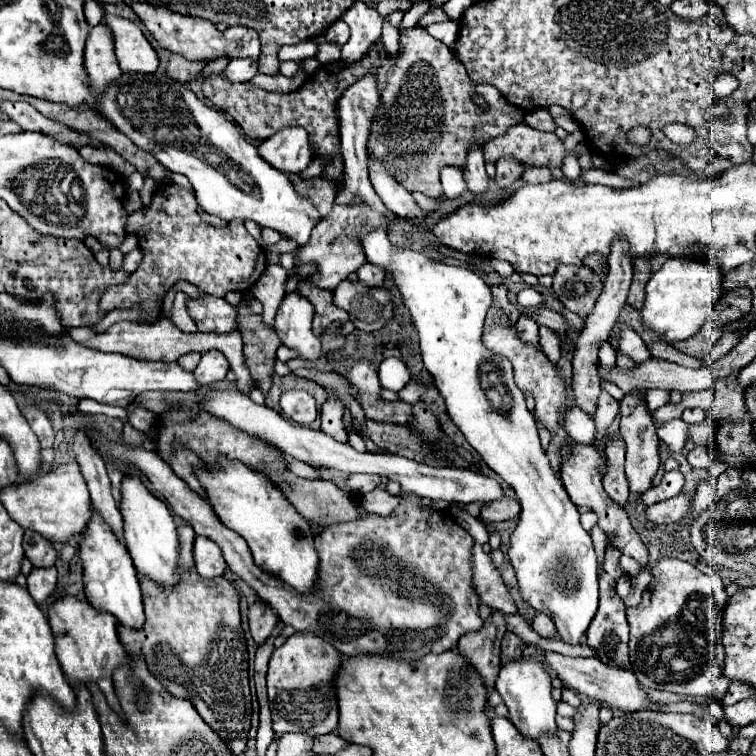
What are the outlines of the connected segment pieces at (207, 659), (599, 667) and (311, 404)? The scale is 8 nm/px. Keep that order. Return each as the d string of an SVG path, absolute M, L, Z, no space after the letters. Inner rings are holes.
M178 527L178 537L180 537L180 571L184 571L180 587L174 587L174 591L156 591L154 583L144 583L144 579L140 579L146 623L140 631L128 631L126 627L118 625L118 635L130 657L144 655L148 671L156 679L160 679L166 691L172 697L188 699L196 707L198 715L212 727L212 731L216 731L218 737L224 739L232 755L240 755L246 751L250 715L252 715L250 687L248 687L248 653L246 653L244 631L240 627L240 609L238 609L240 597L224 577L204 579L198 575L192 559L192 541L194 541L192 527Z
M540 651L540 655L544 657L544 663L556 671L556 675L560 677L562 685L568 689L574 689L582 695L588 695L592 699L598 699L602 703L606 703L610 709L614 711L622 711L622 713L634 713L634 711L654 711L654 707L660 707L660 701L652 701L646 691L642 689L642 685L638 683L636 675L632 671L624 671L624 669L614 669L614 667L604 667L598 659L590 657L590 659L574 659L574 657L564 657L560 653L554 651Z
M302 389L282 393L280 407L282 407L282 413L298 425L310 425L318 417L316 399Z

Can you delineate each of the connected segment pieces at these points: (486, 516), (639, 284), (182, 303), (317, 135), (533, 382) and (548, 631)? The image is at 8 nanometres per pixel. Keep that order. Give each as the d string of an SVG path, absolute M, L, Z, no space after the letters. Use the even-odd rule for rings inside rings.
M500 499L500 503L490 503L488 507L482 507L480 517L488 523L500 523L500 521L508 521L512 517L516 517L520 513L520 503L514 499Z
M634 277L632 279L632 285L630 285L630 293L628 293L628 303L636 309L640 309L640 303L644 299L644 283L648 281L650 277Z
M176 293L174 307L172 307L172 317L170 319L182 331L198 331L196 323L192 321L192 317L186 311L186 293Z
M368 55L354 65L344 65L342 61L322 65L306 83L292 93L268 93L260 87L252 87L250 83L230 83L222 75L210 75L202 83L202 93L206 99L214 103L220 111L228 113L250 139L268 139L276 131L288 125L300 125L312 135L312 143L316 143L318 155L334 155L336 153L336 129L338 129L338 115L336 103L346 87L350 87L356 79L366 75L372 69L368 63Z
M494 317L494 319L486 319L484 323L484 333L482 333L482 343L486 345L486 349L494 351L496 355L506 357L512 367L514 367L514 379L518 389L524 395L532 395L536 401L536 409L534 409L534 417L536 423L546 427L552 435L558 431L560 421L562 421L562 413L566 411L566 383L560 375L560 367L554 365L544 351L540 351L536 345L524 343L518 337L518 331L512 323L508 323L502 317Z
M536 611L534 621L532 621L532 629L540 635L540 637L556 637L556 627L552 623L552 619L540 611Z

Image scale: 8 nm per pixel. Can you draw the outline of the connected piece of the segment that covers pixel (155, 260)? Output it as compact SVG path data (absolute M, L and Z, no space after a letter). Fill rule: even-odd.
M180 185L160 187L152 197L150 207L130 213L126 233L138 235L138 245L144 259L124 285L112 287L102 295L100 307L104 307L104 311L132 305L140 305L144 311L150 311L162 301L168 287L180 279L200 285L204 291L220 297L224 297L228 291L244 293L252 289L252 285L264 273L266 253L244 229L244 221L236 219L224 229L204 223L196 211L194 193Z

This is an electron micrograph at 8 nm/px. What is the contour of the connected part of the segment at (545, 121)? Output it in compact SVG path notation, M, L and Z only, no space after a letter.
M534 109L534 111L526 113L526 123L538 131L554 131L556 129L556 125L546 109Z

